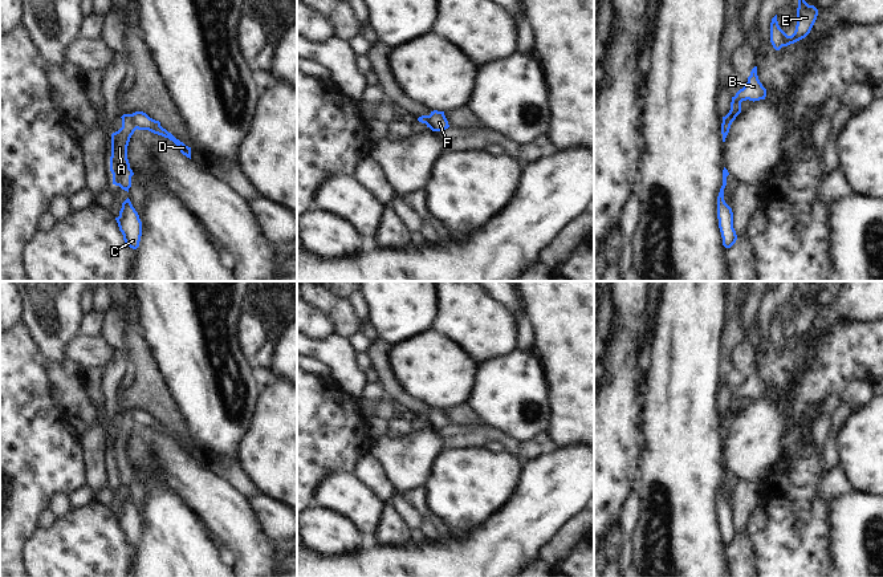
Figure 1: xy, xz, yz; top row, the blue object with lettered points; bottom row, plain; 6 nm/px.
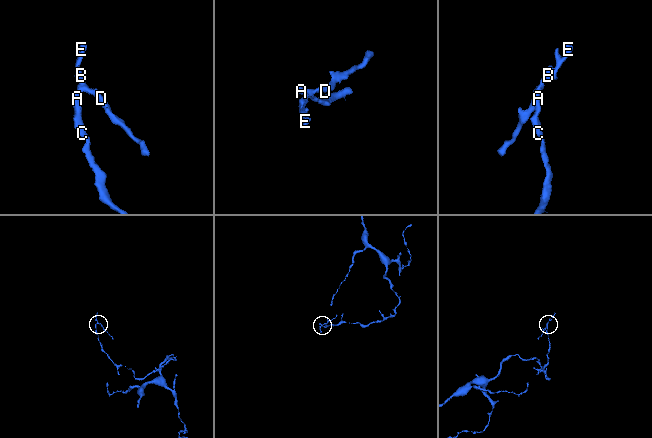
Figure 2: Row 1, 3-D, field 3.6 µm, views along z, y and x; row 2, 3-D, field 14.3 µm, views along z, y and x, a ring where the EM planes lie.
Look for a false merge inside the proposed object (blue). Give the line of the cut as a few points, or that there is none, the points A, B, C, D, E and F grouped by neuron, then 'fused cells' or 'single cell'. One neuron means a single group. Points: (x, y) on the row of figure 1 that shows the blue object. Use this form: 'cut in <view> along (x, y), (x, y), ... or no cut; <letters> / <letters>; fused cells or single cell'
cut in xy along (130, 114), (130, 121), (137, 128); A C / B D E F; fused cells

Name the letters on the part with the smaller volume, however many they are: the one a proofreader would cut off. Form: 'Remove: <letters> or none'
Remove: B, D, E, F

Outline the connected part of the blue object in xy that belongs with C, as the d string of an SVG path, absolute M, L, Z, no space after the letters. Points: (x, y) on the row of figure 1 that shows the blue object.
M129 198L122 203L119 216L115 218L115 220L118 223L119 231L123 235L126 245L137 249L142 236L142 222Z

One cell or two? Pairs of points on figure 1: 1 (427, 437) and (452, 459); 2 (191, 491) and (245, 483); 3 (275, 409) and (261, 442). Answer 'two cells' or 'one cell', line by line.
1: two cells
2: two cells
3: one cell

